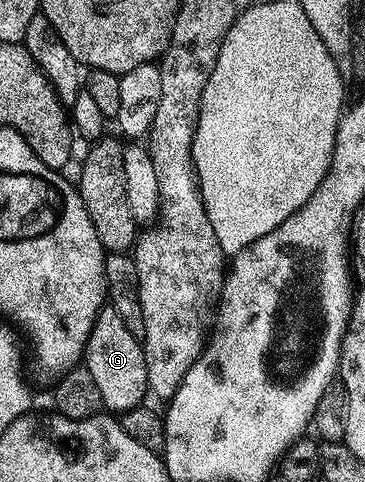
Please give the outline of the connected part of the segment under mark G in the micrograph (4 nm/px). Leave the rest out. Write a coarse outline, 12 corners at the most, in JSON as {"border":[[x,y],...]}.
{"border":[[110,306],[89,334],[85,367],[103,408],[148,399],[143,345]]}

